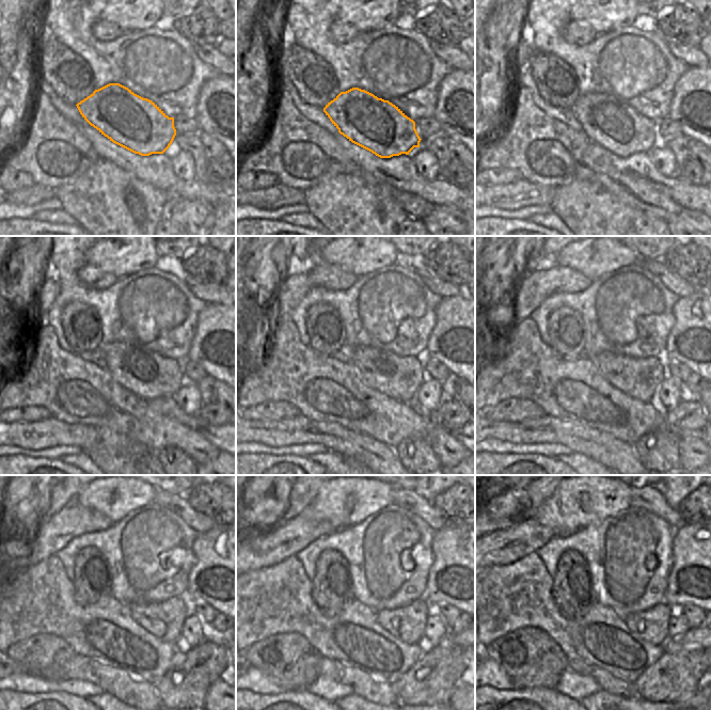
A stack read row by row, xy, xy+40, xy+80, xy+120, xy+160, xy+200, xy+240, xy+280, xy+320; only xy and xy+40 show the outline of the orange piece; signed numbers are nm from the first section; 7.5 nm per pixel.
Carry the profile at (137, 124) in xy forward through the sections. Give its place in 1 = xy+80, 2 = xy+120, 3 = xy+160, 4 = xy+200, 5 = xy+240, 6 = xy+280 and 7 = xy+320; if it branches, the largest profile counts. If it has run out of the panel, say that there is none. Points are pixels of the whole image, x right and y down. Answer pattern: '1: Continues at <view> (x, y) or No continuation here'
1: Continues at xy+80 (617, 127)
2: Continues at xy+120 (148, 375)
3: Continues at xy+160 (399, 378)
4: Continues at xy+200 (640, 378)
5: Continues at xy+240 (164, 619)
6: Continues at xy+280 (407, 622)
7: Continues at xy+320 (651, 625).

